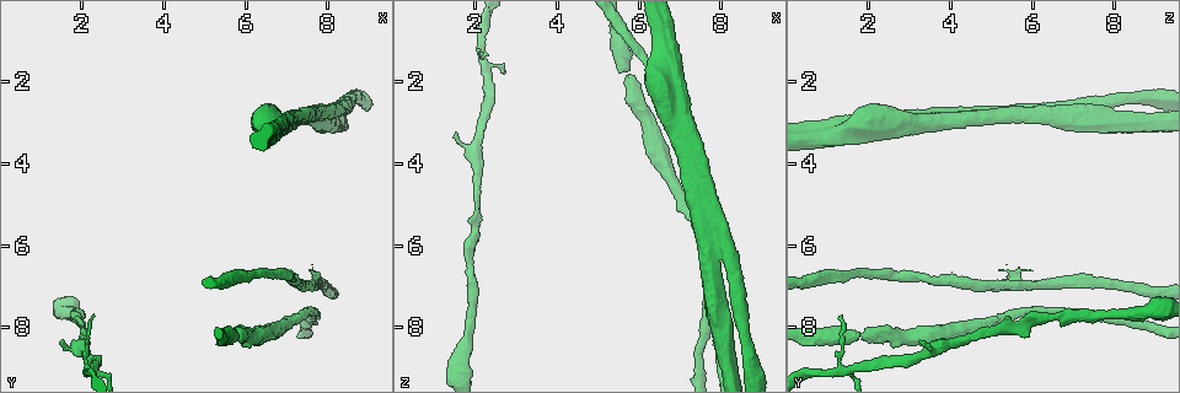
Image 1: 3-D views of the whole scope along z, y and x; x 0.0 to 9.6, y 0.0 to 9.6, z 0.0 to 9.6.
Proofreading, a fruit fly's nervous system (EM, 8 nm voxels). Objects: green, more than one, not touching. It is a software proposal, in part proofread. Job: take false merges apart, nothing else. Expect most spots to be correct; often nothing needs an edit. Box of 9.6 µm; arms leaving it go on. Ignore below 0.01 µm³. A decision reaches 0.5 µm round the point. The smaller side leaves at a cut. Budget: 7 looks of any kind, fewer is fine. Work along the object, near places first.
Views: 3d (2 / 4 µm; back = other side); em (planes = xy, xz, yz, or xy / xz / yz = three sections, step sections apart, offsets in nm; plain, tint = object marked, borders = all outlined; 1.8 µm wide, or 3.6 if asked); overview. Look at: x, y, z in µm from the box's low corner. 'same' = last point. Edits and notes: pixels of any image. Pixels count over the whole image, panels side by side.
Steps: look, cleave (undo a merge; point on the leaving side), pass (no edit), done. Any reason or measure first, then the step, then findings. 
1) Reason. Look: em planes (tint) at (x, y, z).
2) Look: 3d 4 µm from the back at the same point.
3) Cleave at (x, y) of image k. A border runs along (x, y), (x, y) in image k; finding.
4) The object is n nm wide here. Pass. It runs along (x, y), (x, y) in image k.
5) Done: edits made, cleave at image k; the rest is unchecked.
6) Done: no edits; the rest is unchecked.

Branch point. Look: em xz step 16 (tint) at (7.70, 2.75, 5.30).

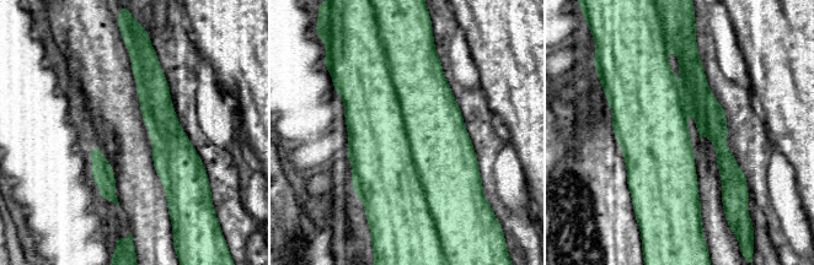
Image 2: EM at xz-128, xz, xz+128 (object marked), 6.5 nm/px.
Look: em planes (tint) at the same point.

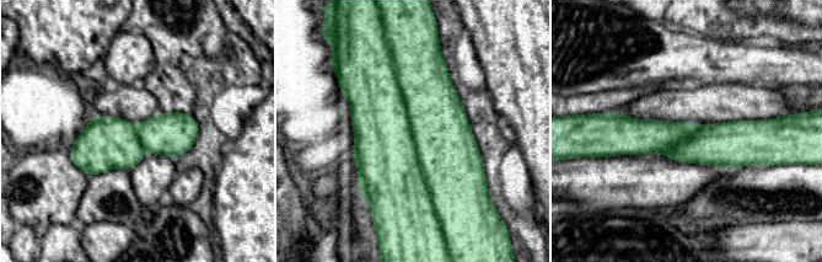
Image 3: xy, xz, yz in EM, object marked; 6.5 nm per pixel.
Cleave at (446, 148) of image 3. A border runs along (390, 52), (418, 161), (438, 217) in image 3; two neurons meet here.

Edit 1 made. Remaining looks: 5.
Calibre changes. Look: 3d 2 µm at (2.25, 8.95, 1.65).

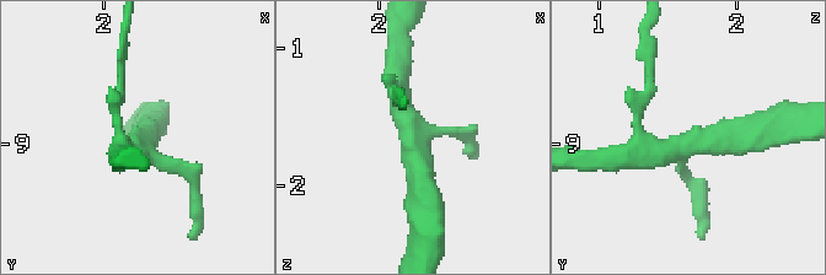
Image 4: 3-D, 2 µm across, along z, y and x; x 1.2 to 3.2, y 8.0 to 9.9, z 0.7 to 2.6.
Look: em 3.6 µm planes (tint) at (2.24, 9.00, 1.70).

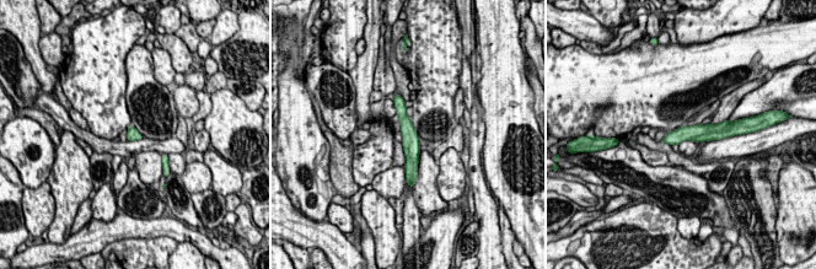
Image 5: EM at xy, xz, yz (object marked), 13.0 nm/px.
Pass. It runs along (397, 102), (409, 135), (409, 171) in image 5; continuous, no second neuron.

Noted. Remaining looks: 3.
Sudden change in width. Look: 3d 4 µm at (1.65, 7.70, 8.55).

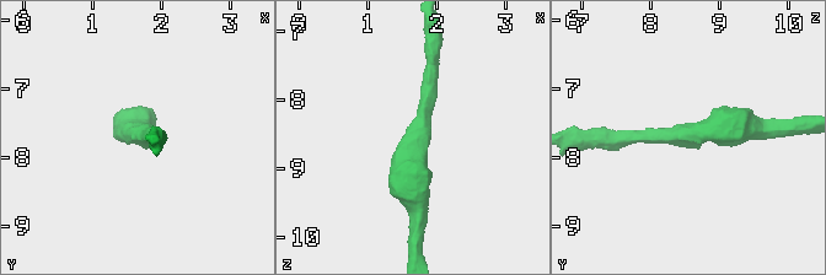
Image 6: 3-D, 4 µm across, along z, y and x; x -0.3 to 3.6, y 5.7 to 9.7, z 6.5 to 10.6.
Now the EM. Look: em 3.6 µm planes (tint) at (1.70, 7.65, 8.65).

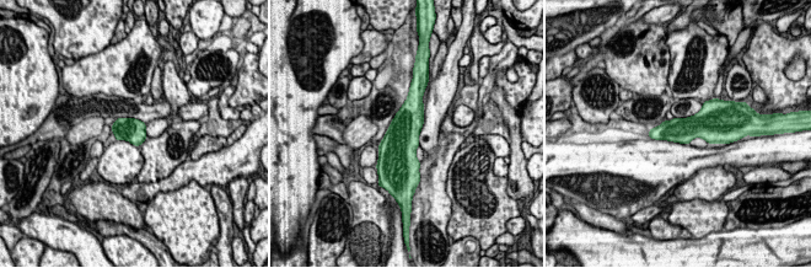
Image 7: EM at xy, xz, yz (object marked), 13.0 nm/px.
The object is 320 nm wide here. Pass. Continuous, no second neuron.

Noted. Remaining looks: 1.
Done: edits made, cleave at image 3; the rest is unchecked.

